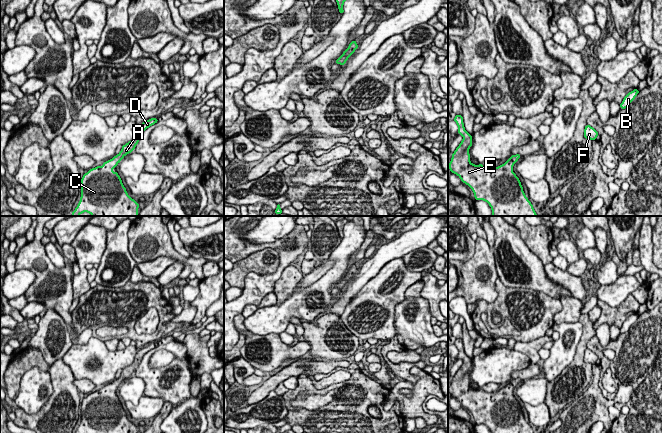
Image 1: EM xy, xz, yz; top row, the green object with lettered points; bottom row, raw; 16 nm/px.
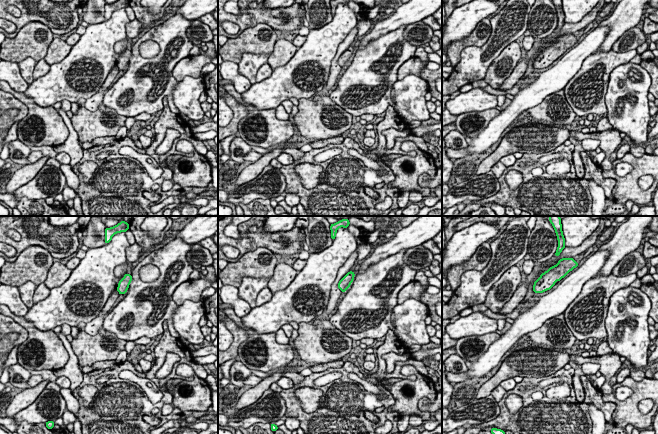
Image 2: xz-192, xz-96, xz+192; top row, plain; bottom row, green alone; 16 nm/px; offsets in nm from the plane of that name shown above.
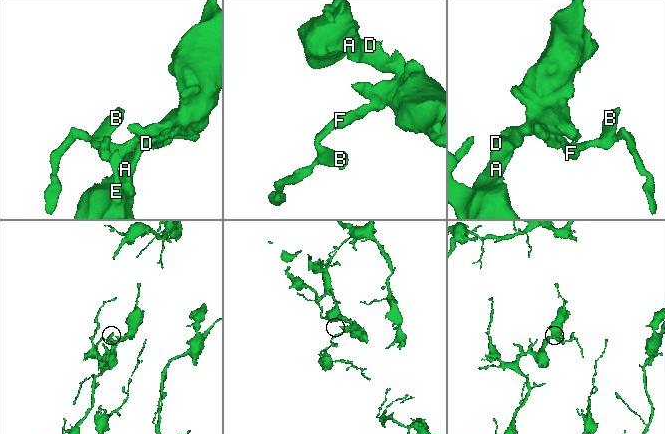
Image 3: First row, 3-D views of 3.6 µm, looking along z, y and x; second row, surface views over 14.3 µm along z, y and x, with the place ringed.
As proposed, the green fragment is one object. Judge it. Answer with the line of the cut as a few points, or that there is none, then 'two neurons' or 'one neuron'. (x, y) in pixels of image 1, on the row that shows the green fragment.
cut none; one neuron

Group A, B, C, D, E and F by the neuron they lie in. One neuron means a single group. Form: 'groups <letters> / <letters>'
groups A B C D E F

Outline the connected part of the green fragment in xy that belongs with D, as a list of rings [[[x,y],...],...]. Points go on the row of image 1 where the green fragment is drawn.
[[[151,118],[138,125],[133,139],[122,146],[118,155],[83,175],[81,198],[71,216],[83,212],[92,216],[138,216],[139,204],[128,196],[120,176],[112,169],[125,155],[134,151],[144,131],[157,122],[157,118]]]

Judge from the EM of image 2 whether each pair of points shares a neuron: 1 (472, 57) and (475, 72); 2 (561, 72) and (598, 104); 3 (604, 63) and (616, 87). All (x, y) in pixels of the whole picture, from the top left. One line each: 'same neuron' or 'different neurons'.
1: same neuron
2: different neurons
3: different neurons

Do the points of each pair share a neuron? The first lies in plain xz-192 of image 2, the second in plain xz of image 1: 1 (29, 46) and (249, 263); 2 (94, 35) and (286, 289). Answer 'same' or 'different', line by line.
1: same
2: different

